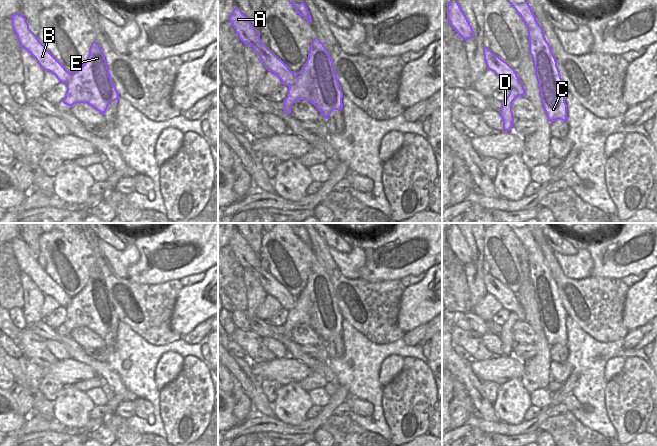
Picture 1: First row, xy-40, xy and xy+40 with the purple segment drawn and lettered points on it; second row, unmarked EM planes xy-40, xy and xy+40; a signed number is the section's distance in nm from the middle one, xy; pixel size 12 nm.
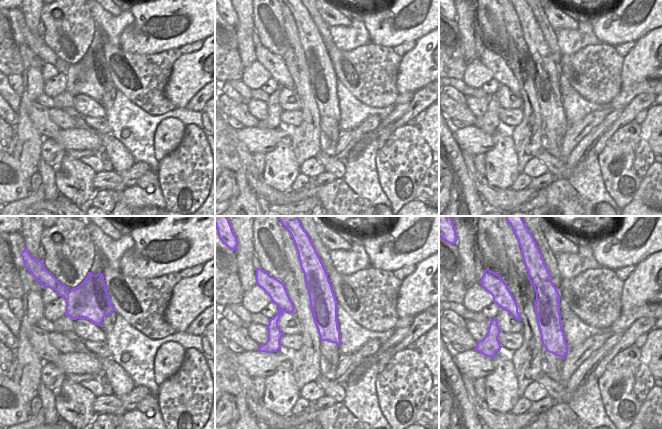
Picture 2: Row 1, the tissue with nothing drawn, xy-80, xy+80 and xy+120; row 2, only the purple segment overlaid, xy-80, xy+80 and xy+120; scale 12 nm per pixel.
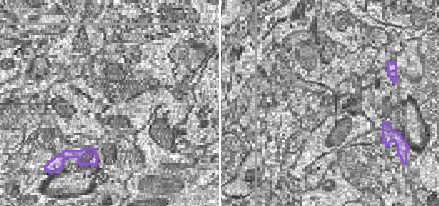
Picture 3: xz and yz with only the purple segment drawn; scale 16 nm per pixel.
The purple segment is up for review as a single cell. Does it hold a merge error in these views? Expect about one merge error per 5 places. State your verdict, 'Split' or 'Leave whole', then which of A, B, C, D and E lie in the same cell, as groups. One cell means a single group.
Split. Groups: A B / C D E.

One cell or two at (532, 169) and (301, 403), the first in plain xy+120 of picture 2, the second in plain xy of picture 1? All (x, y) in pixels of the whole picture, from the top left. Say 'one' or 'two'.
two

